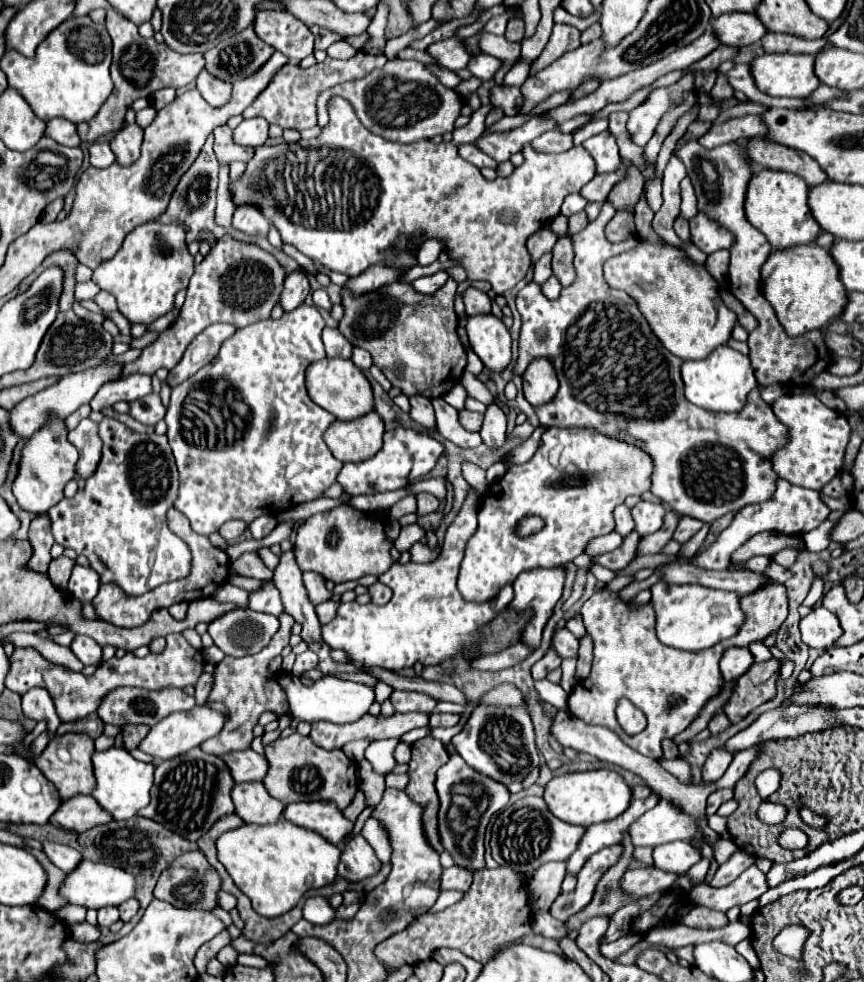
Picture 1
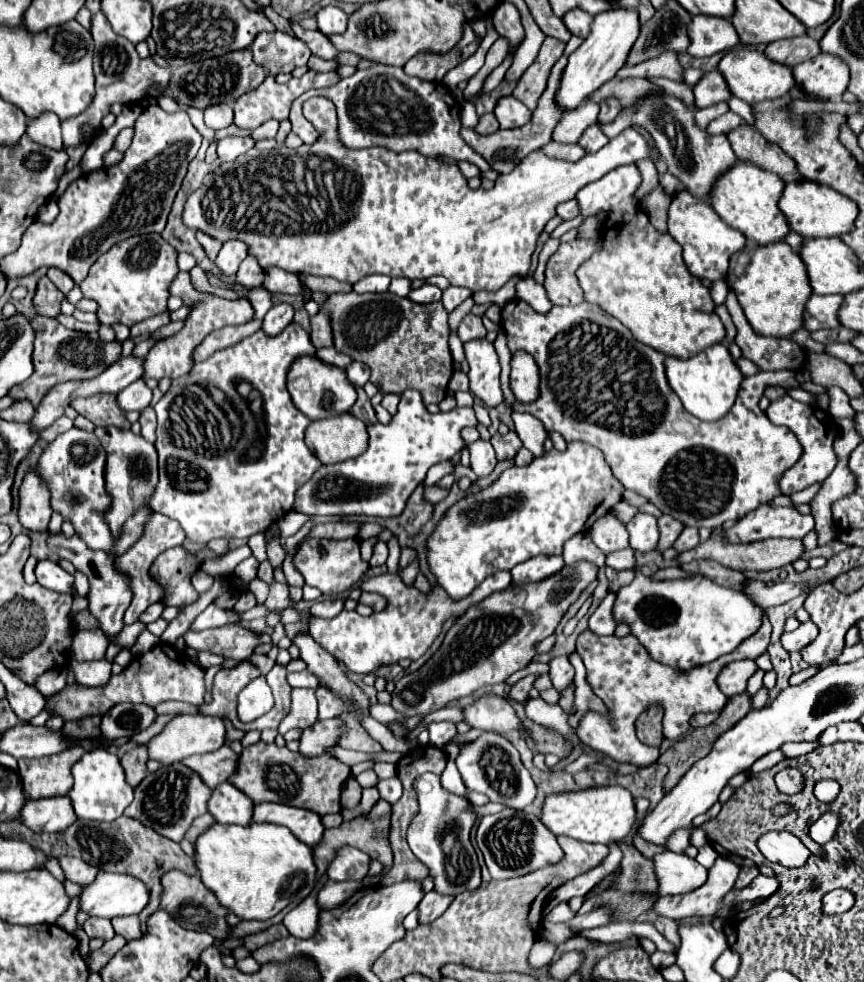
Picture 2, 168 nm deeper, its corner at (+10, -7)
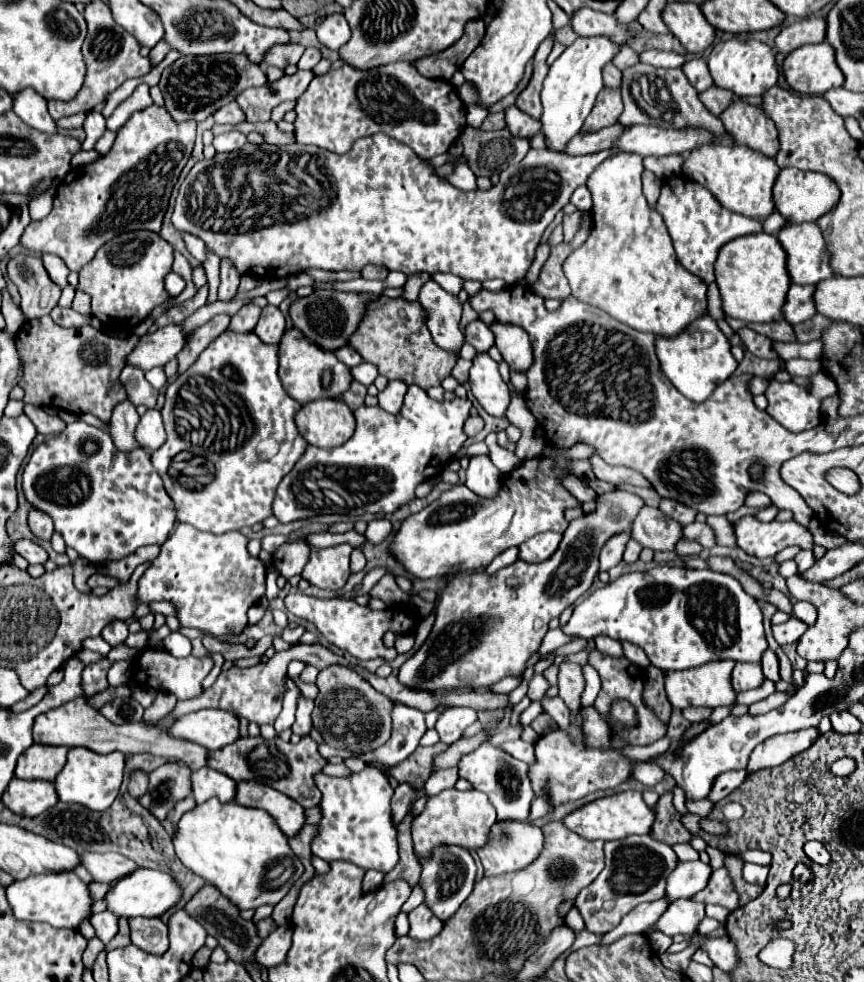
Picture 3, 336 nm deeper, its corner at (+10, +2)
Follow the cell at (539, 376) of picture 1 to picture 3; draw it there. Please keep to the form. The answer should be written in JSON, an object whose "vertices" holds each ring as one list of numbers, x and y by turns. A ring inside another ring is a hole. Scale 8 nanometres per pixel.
{"vertices":[[493,321,489,329,493,331,495,345,501,351,509,369,527,371,533,363,533,351,531,351,531,341,525,329,517,325,505,325,499,321]]}

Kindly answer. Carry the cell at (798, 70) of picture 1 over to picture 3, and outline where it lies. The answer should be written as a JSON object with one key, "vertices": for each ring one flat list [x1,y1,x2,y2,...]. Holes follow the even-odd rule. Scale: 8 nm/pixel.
{"vertices":[[731,39,717,43,709,55,709,71,713,77,713,83,721,89,733,91,737,97,747,95,761,95,767,89,771,89,777,83,779,69,775,63,775,53,767,43,761,43,757,39]]}

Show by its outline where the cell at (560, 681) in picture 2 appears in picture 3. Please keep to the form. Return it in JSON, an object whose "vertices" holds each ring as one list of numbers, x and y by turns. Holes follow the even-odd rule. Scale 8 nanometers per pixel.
{"vertices":[[563,661,559,665,559,697,565,701,569,711,579,711,581,709,581,695,585,689,585,679,583,671,577,663]]}

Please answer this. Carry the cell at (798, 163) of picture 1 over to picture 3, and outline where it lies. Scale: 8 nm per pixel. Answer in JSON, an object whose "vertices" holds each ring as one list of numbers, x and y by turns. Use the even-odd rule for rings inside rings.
{"vertices":[[733,99,733,103,719,115,721,123,725,125,725,131,727,133,733,133,733,139,739,143,739,145,747,145,767,157,775,157,777,151,779,151,779,141,777,141,777,129,775,129,775,123,765,115,765,111,761,107,755,107,755,105,749,105,745,101,739,101,739,99]]}

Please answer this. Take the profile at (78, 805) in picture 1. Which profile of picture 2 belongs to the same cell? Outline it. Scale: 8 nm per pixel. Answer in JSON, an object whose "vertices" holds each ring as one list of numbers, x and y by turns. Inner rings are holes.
{"vertices":[[69,796,29,800,21,810,21,822,33,832,61,832,77,822]]}

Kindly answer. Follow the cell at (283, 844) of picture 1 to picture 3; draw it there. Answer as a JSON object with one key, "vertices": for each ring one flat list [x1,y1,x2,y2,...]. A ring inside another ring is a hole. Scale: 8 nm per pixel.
{"vertices":[[209,799,195,805,195,809,185,813,177,823,173,845,177,857,189,871,217,887,239,909,279,903,301,873,297,857,273,817,261,809,241,807,235,801,221,803]]}

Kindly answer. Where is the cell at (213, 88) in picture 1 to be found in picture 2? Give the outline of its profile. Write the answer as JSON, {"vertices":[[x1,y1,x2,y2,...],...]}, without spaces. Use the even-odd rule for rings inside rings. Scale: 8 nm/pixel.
{"vertices":[[213,104,203,110,205,124,213,130,227,128,233,122,233,108,229,104]]}

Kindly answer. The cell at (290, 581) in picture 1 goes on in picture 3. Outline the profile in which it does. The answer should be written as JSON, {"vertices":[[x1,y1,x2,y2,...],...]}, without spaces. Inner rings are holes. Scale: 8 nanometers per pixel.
{"vertices":[[333,665,317,675,319,695,315,697,315,709,311,713,313,727,323,737,323,743,335,749,345,749,355,755,371,753,391,737,391,709,393,701,377,693,365,679,357,677,347,667]]}

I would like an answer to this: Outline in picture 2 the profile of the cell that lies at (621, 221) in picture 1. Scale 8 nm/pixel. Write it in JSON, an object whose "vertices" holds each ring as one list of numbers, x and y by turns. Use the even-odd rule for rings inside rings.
{"vertices":[[597,234,593,238,583,238,583,240,577,238,557,248,557,252,547,262,545,282,543,282,547,296,553,304,569,306,583,302,583,294,581,294,581,286,577,286,575,270,577,266,581,266,581,262,589,260,593,252,601,248,601,244,603,238,601,234]]}

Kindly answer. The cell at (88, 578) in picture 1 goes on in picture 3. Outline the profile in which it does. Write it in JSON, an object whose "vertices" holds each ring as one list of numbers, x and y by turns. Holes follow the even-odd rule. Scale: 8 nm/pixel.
{"vertices":[[19,539,19,541,15,541,15,551,21,555,21,557,25,557,31,565,35,565,35,563,45,563,47,559,49,559,49,555,45,553,45,549,43,547,39,547,35,541,31,541,31,539]]}

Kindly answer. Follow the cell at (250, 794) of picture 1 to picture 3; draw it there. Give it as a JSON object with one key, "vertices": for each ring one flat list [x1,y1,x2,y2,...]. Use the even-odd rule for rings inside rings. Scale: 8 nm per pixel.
{"vertices":[[209,767,191,771,191,785,197,803,205,803,211,797,217,797,219,801,227,803,235,799,235,791,237,791,237,783,231,777]]}

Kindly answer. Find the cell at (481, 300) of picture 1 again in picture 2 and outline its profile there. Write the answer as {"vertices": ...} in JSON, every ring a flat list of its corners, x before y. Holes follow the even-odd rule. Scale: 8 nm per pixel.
{"vertices":[[469,312,469,314,461,320,459,330,457,330,461,342,469,342,469,340,473,340,473,338,485,338,485,332,487,332,487,330,485,330,485,326,483,326,483,322,481,322,481,316,477,316,477,314,473,314,473,312]]}

